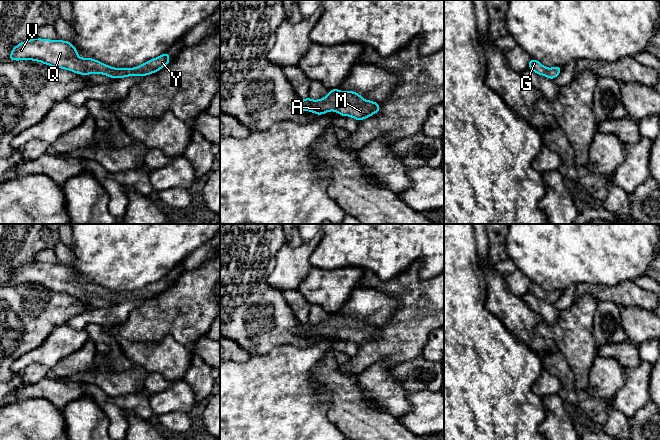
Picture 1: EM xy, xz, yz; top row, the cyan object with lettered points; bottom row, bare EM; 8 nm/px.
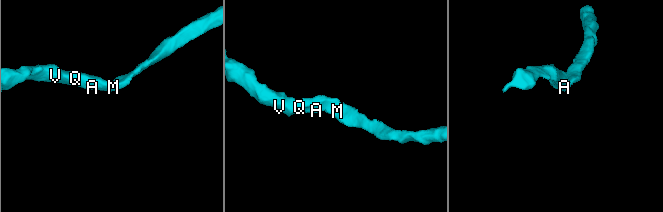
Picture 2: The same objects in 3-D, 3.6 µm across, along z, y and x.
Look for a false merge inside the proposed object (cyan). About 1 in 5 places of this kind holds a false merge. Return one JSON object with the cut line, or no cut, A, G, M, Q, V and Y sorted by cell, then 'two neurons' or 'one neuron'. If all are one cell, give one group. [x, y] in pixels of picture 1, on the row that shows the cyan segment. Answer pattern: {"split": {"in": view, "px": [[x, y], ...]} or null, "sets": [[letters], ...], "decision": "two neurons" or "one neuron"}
{"split": null, "sets": [["A", "G", "M", "Q", "V", "Y"]], "decision": "one neuron"}

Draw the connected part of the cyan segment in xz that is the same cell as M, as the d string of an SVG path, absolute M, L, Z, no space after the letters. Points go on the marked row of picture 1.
M337 88L329 90L329 94L318 100L310 97L298 102L301 111L310 111L316 115L335 111L340 116L349 116L357 121L366 119L380 111L377 102L364 100L362 95L354 91L340 91Z

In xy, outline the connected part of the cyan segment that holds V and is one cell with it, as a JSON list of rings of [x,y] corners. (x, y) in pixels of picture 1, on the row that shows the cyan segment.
[[[33,38],[16,45],[9,60],[32,60],[86,76],[103,74],[110,78],[129,76],[147,76],[170,63],[171,54],[165,52],[134,68],[114,68],[93,58],[80,58],[78,51],[70,41]]]

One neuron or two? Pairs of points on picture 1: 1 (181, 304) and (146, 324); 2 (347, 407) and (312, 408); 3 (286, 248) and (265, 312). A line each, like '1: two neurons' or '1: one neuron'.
1: one neuron
2: two neurons
3: two neurons

